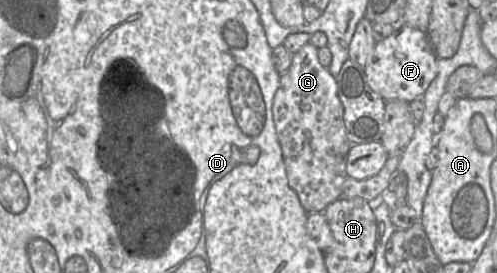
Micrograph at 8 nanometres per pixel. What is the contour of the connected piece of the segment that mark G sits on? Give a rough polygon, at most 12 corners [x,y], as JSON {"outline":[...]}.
{"outline":[[311,42],[272,113],[308,213],[343,196],[348,139],[336,79]]}

